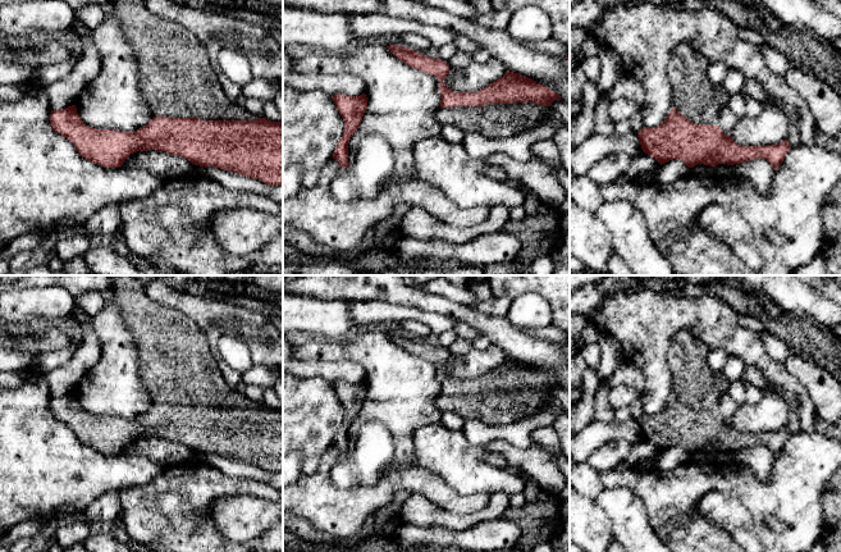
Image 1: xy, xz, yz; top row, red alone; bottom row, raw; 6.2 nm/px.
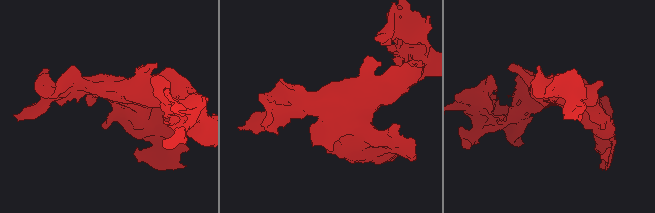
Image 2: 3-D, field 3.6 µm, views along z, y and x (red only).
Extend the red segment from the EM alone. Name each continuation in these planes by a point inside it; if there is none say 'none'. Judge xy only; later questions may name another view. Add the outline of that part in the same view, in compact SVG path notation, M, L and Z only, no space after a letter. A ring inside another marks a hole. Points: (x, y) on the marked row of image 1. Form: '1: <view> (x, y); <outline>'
1: xy (176, 77); M110 0L113 14L132 45L138 67L138 91L151 108L154 117L197 118L201 120L256 120L252 113L232 101L221 88L209 54L198 38L177 22L156 17L146 8L145 0Z

